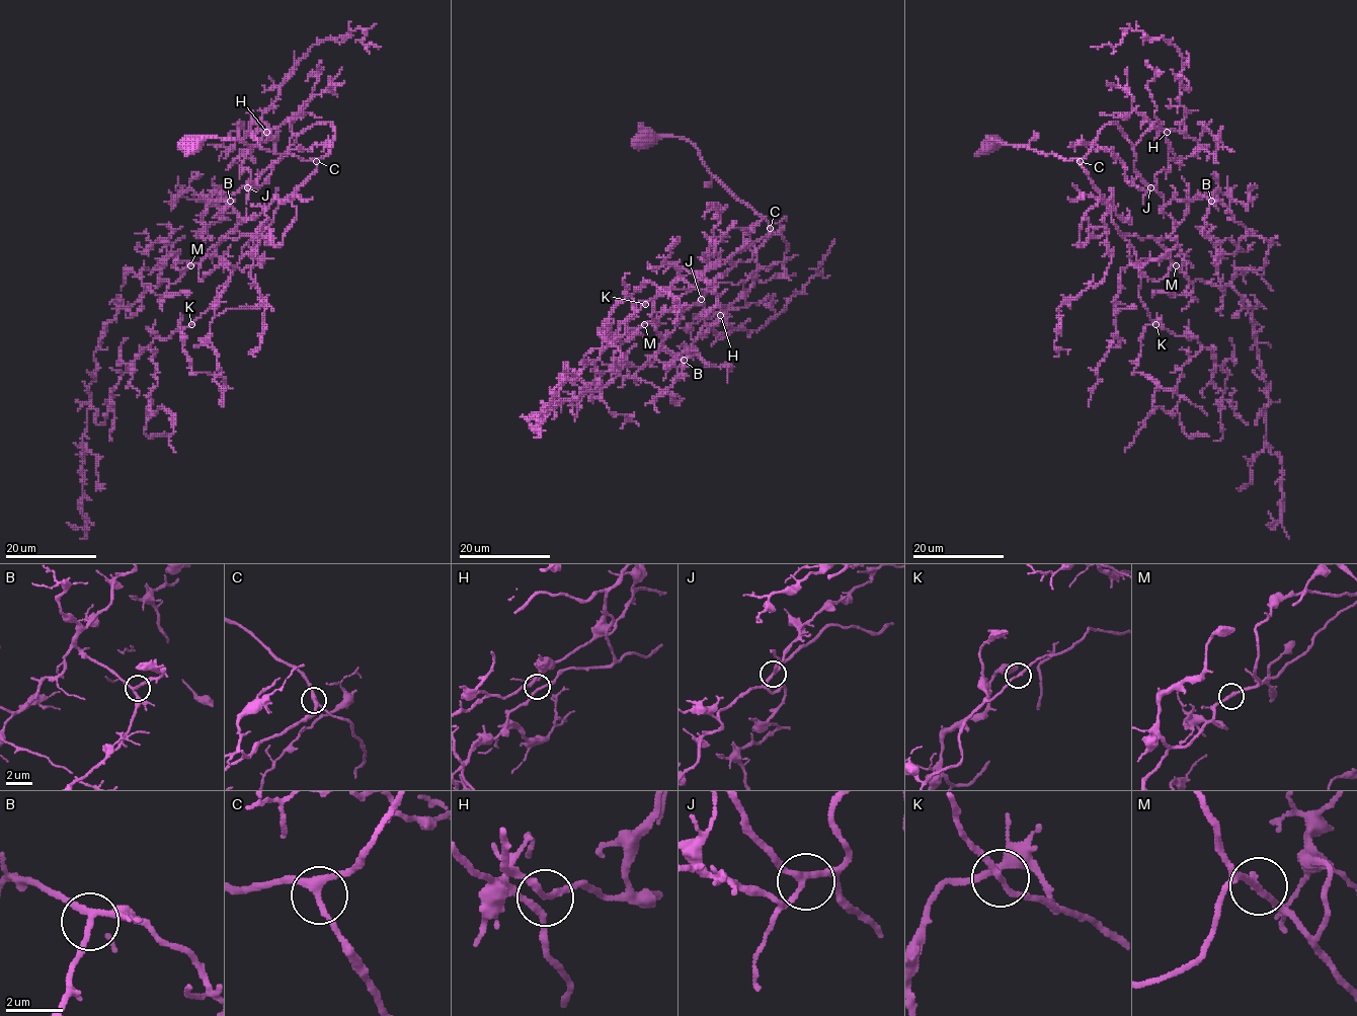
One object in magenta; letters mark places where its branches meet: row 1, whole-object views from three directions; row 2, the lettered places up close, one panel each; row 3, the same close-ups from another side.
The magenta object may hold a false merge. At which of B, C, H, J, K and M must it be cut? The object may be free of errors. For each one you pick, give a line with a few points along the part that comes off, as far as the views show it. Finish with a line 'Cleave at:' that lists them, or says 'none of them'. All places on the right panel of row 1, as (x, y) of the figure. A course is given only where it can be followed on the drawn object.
Cleave at: none of them

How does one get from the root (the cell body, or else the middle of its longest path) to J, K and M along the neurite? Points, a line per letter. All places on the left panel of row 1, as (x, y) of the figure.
J: (188, 143), (235, 139), (312, 160), (329, 153), (334, 128), (329, 123), (305, 128), (287, 153), (247, 187)
K: (188, 143), (235, 139), (316, 161), (316, 169), (280, 203), (273, 222), (242, 249), (212, 306), (191, 324)
M: (188, 143), (235, 139), (316, 161), (316, 169), (280, 203), (270, 224), (255, 234), (224, 236), (189, 264)

